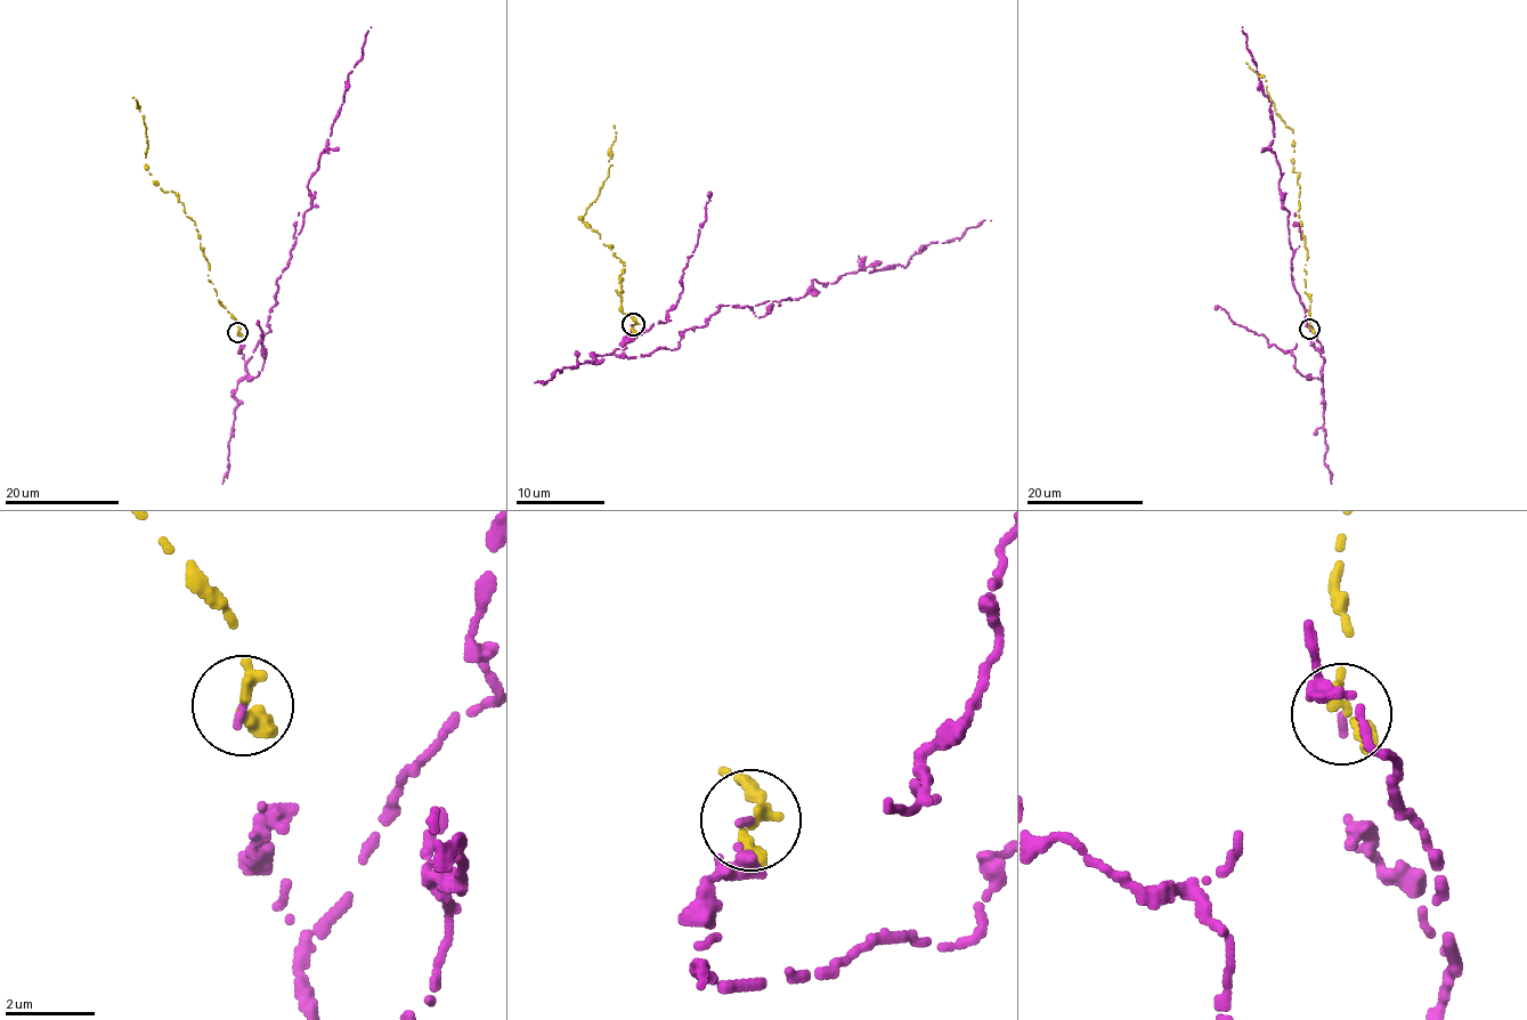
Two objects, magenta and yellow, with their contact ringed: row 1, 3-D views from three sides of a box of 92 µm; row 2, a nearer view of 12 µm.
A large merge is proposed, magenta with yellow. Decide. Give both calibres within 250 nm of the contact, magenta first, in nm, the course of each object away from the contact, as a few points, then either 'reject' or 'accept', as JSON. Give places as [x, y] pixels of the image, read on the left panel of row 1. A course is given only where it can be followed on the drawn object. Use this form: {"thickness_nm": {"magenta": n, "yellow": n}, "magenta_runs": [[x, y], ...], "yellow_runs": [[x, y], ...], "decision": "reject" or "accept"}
{"thickness_nm": {"magenta": 130, "yellow": 400}, "magenta_runs": [[238, 332], [245, 362], [270, 330], [276, 278], [311, 207], [308, 180], [371, 26]], "yellow_runs": [[238, 332], [209, 280], [194, 221], [148, 170], [147, 140], [132, 96]], "decision": "reject"}

